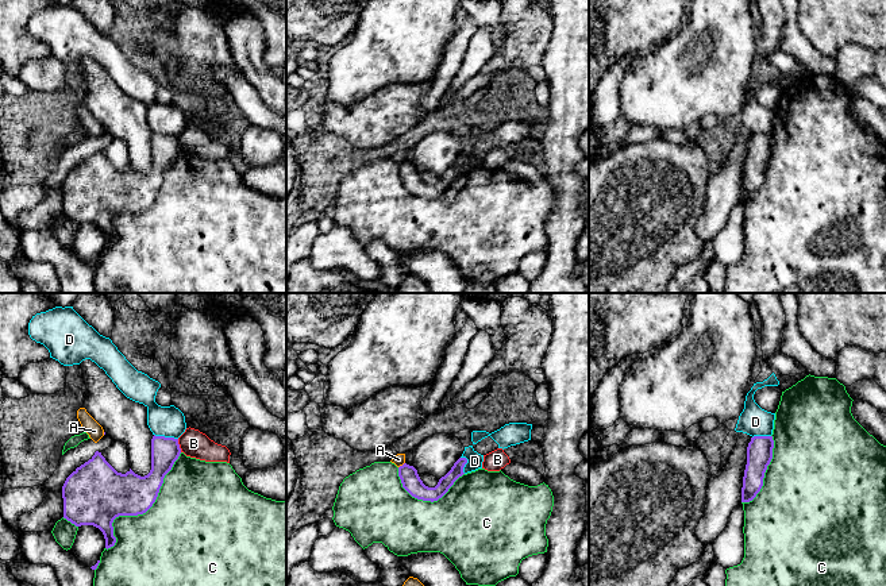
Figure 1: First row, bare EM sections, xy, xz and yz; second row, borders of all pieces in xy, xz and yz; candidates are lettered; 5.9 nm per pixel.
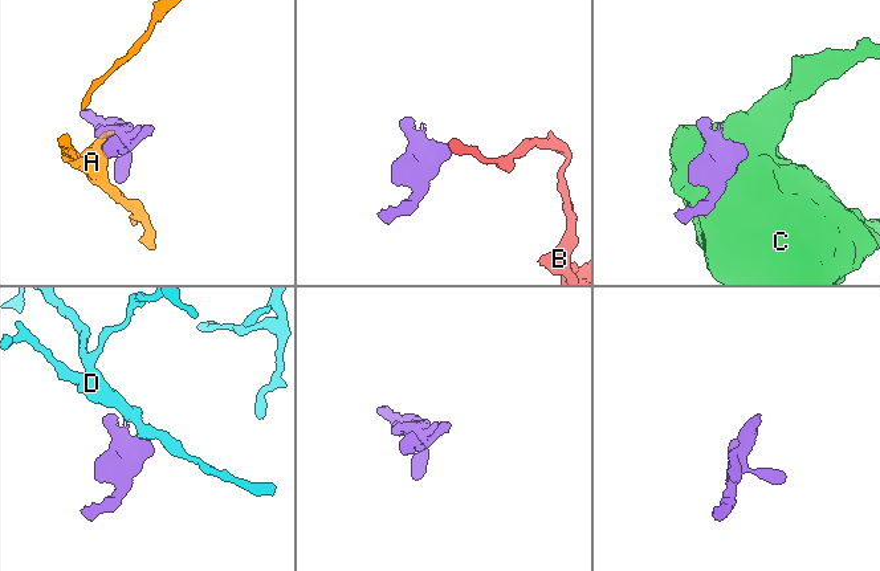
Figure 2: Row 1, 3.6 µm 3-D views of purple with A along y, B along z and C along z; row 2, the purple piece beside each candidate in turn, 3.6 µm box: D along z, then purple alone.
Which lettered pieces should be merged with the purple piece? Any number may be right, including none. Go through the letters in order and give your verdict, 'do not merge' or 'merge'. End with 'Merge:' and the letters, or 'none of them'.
A: do not merge
B: do not merge
C: do not merge
D: do not merge
Merge: none of them

